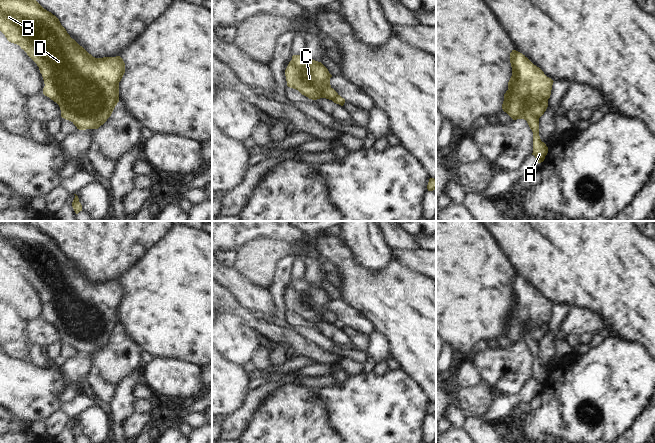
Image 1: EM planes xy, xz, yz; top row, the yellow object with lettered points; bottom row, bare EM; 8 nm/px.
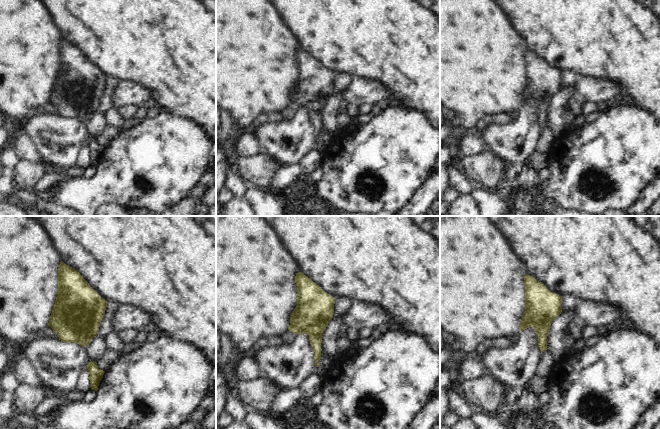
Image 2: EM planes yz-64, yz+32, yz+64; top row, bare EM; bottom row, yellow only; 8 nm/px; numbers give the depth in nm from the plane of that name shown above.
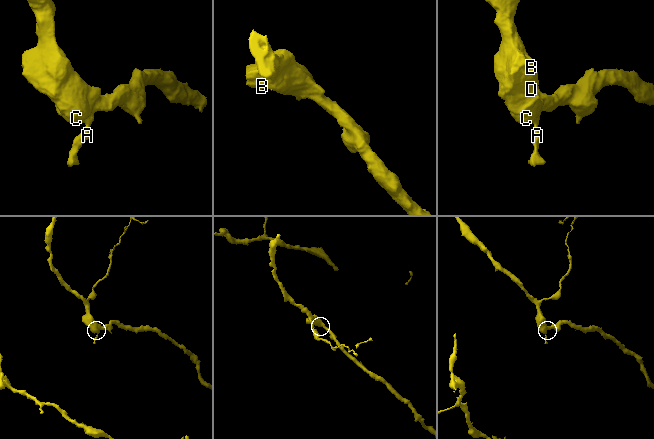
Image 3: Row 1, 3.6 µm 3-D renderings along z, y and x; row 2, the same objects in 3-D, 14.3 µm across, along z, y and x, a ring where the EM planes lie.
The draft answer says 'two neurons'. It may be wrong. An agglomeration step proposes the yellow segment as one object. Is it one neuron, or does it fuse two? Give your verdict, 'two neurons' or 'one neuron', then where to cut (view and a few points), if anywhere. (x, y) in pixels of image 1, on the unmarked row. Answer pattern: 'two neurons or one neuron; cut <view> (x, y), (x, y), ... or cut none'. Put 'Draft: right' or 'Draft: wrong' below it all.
one neuron; cut none
Draft: wrong

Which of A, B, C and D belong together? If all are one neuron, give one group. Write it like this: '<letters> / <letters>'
A B C D

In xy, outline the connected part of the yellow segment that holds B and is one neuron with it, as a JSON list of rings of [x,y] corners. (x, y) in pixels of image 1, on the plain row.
[[[1,222],[0,255],[9,266],[19,269],[37,288],[45,308],[43,318],[59,329],[62,342],[71,345],[79,354],[98,353],[107,345],[119,326],[119,306],[125,297],[125,287],[120,280],[93,281],[70,261],[55,239],[33,222]]]

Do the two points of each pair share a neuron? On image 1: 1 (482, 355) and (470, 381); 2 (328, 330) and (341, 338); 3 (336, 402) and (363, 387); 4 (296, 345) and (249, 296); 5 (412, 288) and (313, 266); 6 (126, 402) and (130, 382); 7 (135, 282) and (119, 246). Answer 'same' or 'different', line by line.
1: different
2: same
3: same
4: different
5: different
6: same
7: different

